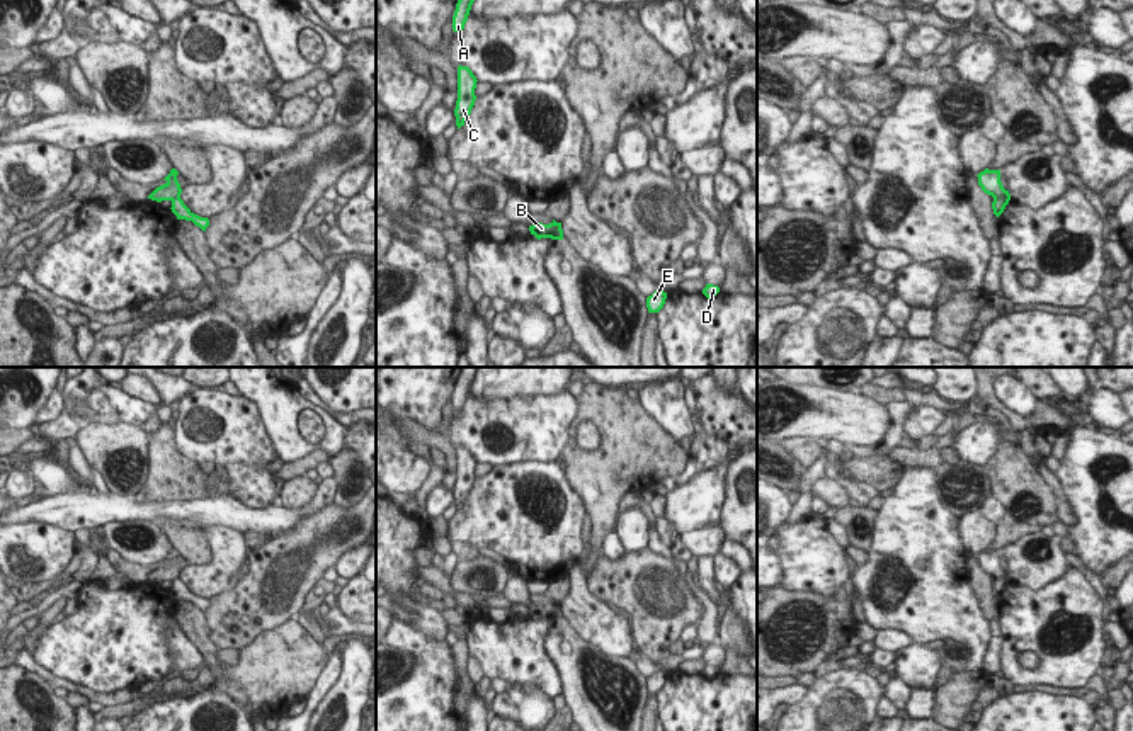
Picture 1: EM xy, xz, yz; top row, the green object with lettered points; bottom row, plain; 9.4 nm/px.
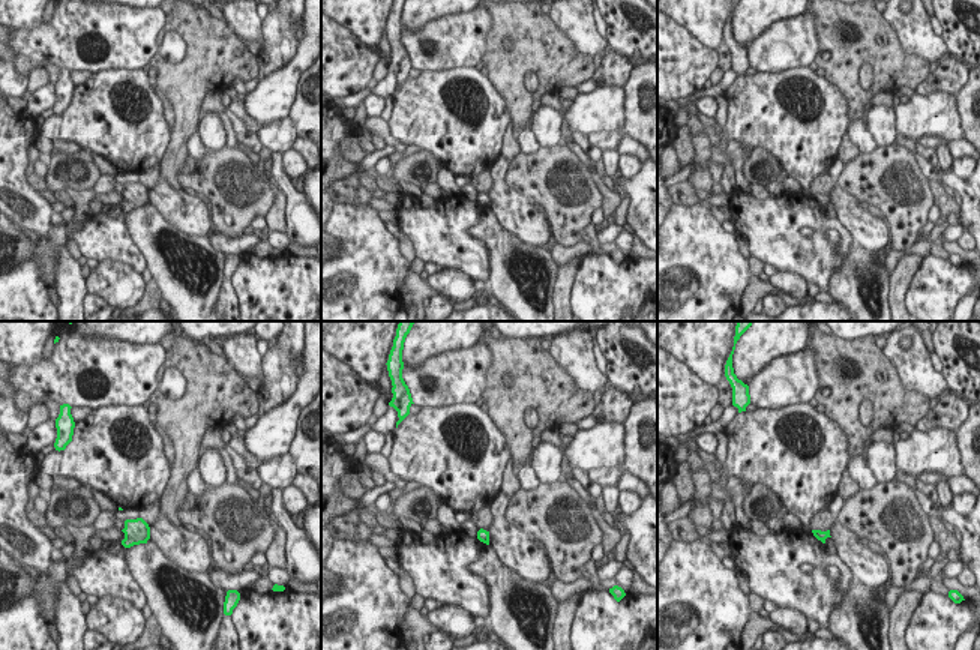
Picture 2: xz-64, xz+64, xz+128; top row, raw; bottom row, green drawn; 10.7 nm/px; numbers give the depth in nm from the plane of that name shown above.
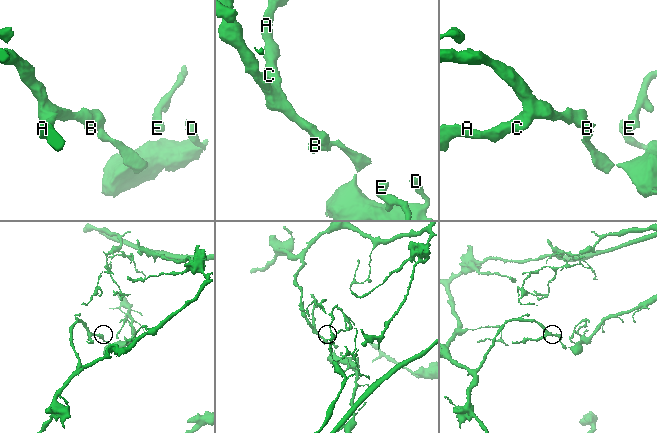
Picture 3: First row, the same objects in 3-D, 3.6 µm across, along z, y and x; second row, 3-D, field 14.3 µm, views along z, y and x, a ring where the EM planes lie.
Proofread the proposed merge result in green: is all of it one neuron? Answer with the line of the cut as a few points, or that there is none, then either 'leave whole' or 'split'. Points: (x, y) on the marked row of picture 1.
yz (1009, 194), (994, 199) | split

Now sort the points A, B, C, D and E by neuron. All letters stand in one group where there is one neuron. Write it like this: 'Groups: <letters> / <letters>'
Groups: A B C / D E

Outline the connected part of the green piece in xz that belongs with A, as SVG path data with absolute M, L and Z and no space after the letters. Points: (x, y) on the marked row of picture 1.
M458 0L456 10L453 15L453 31L454 32L459 32L464 29L464 24L468 20L473 2L475 0Z

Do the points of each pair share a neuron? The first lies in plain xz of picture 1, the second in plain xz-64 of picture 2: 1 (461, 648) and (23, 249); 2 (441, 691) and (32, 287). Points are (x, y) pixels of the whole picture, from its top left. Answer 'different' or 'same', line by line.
1: same
2: same

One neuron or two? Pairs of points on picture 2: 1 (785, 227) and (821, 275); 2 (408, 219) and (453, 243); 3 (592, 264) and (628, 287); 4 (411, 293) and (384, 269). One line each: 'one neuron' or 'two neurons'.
1: one neuron
2: one neuron
3: one neuron
4: two neurons

